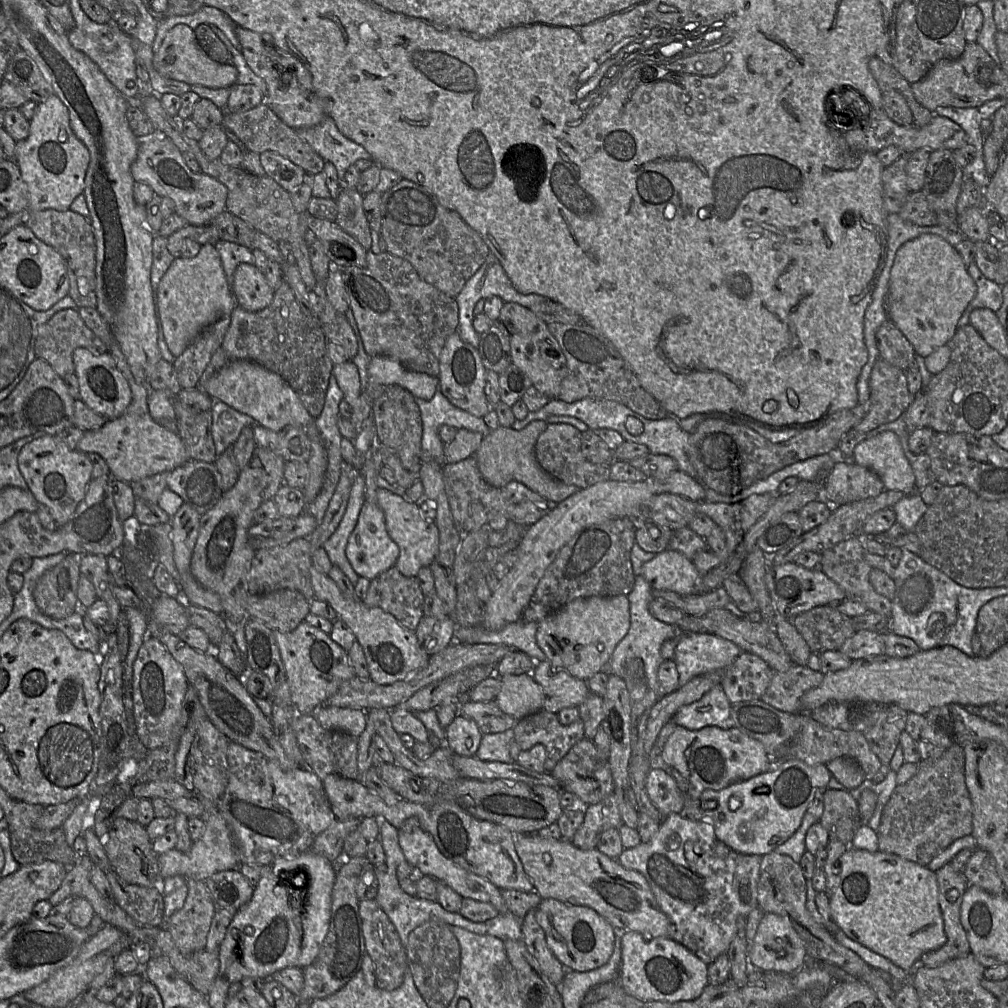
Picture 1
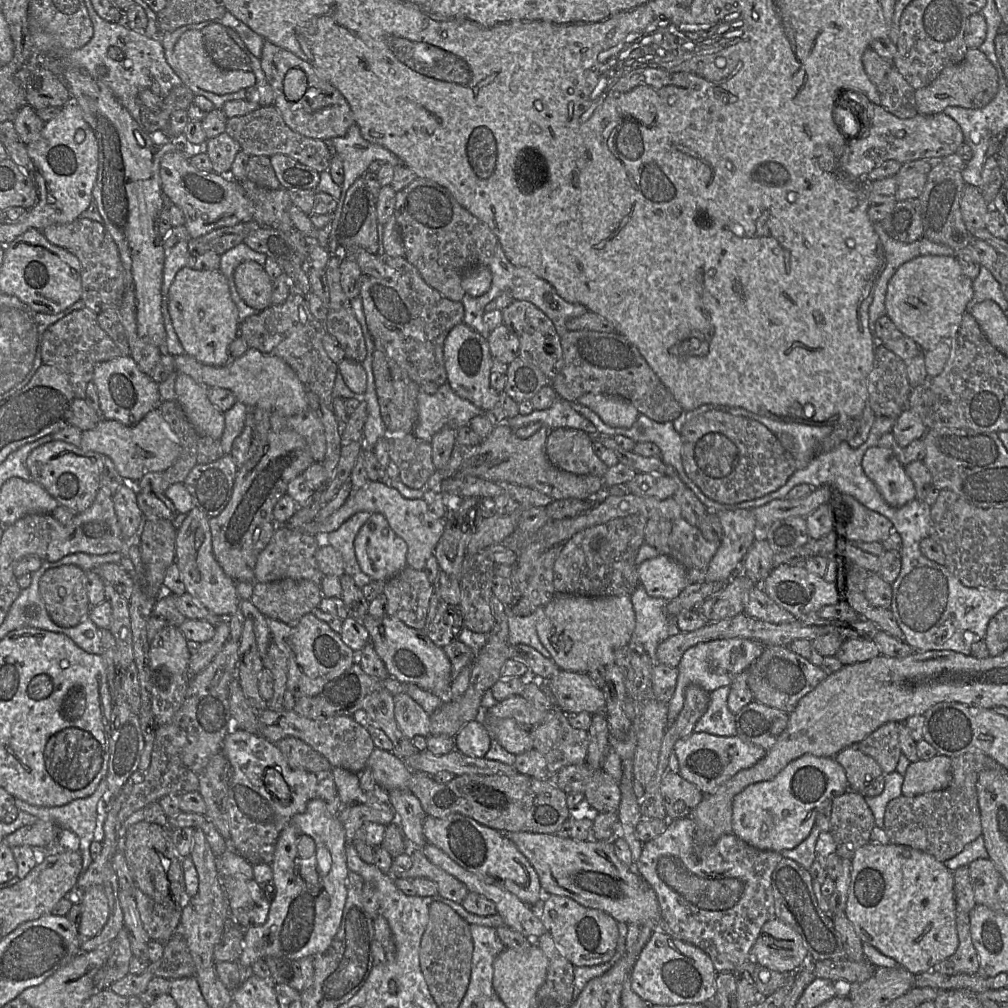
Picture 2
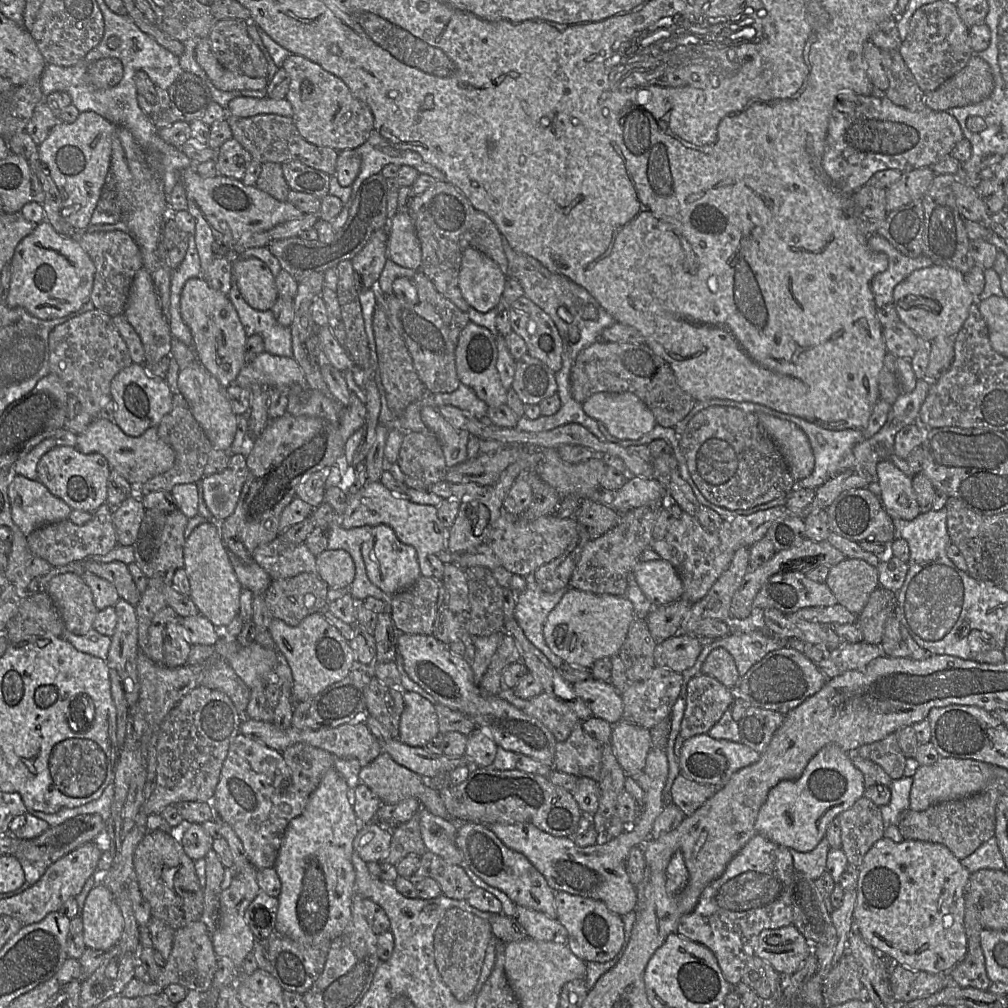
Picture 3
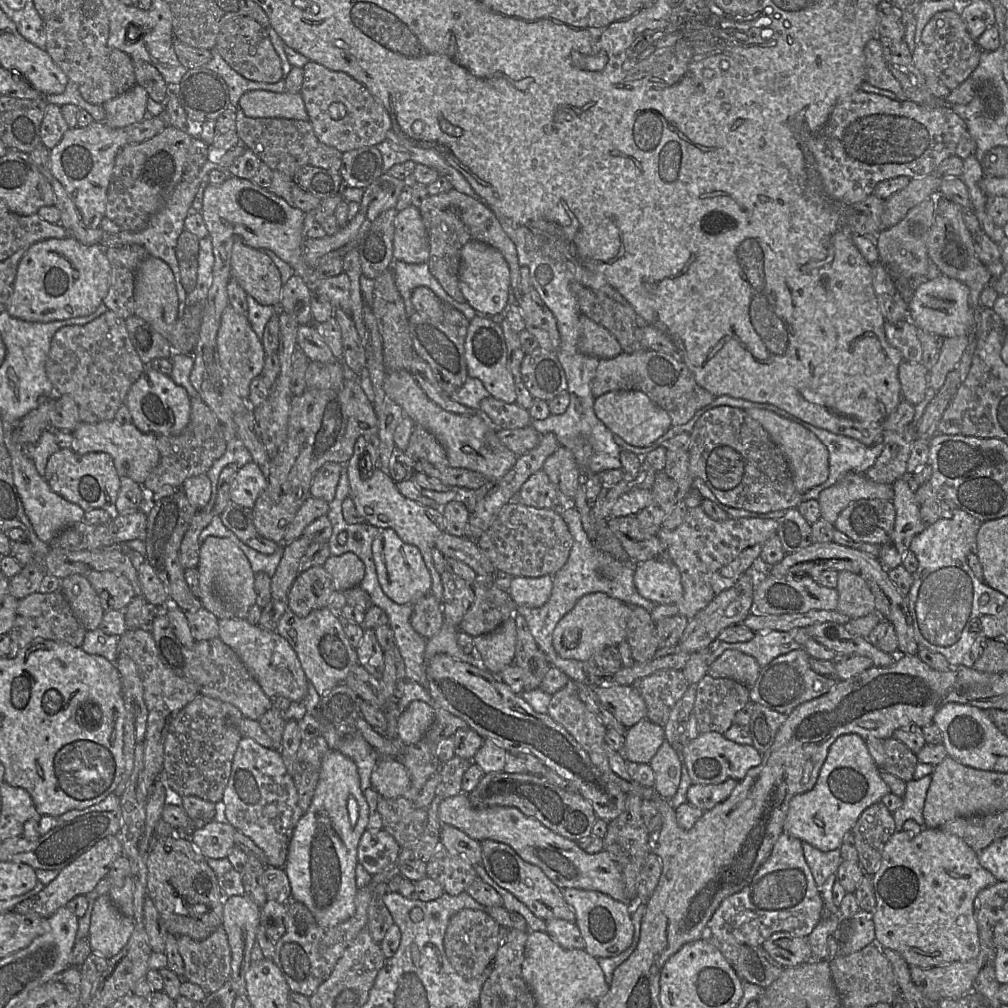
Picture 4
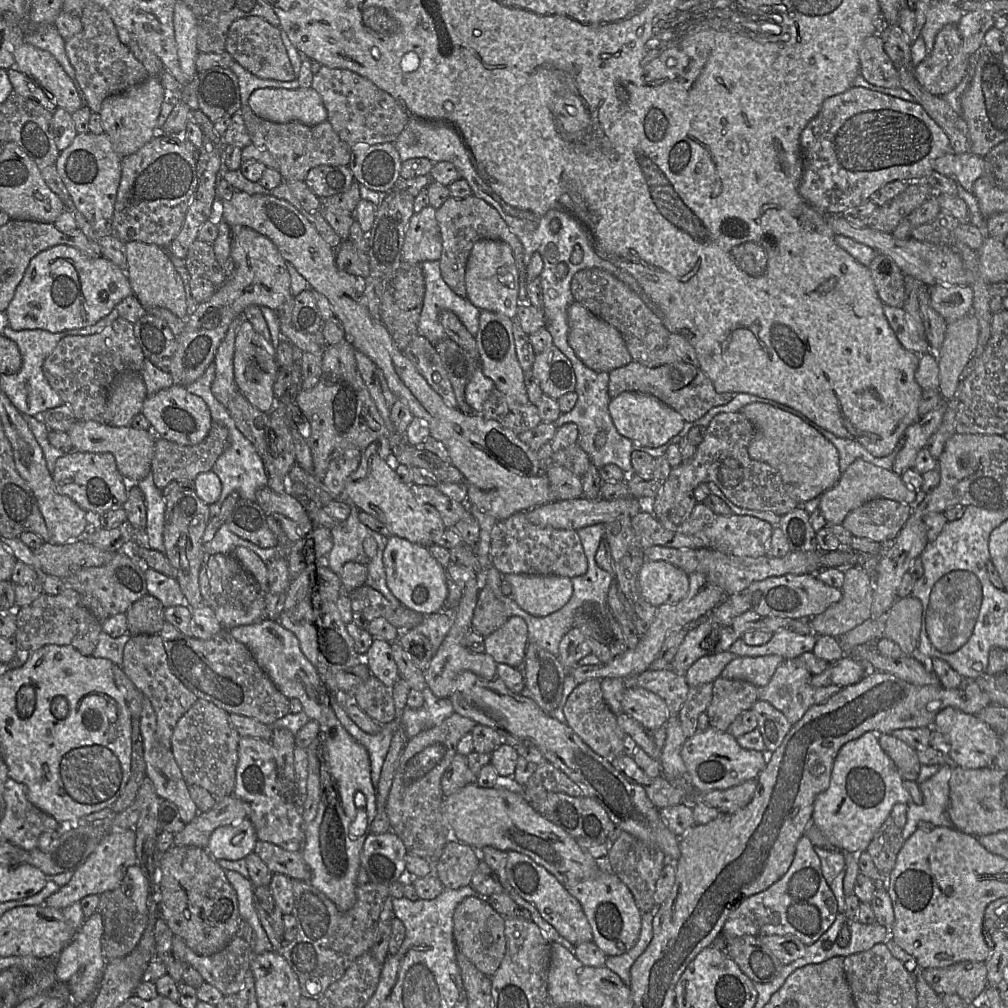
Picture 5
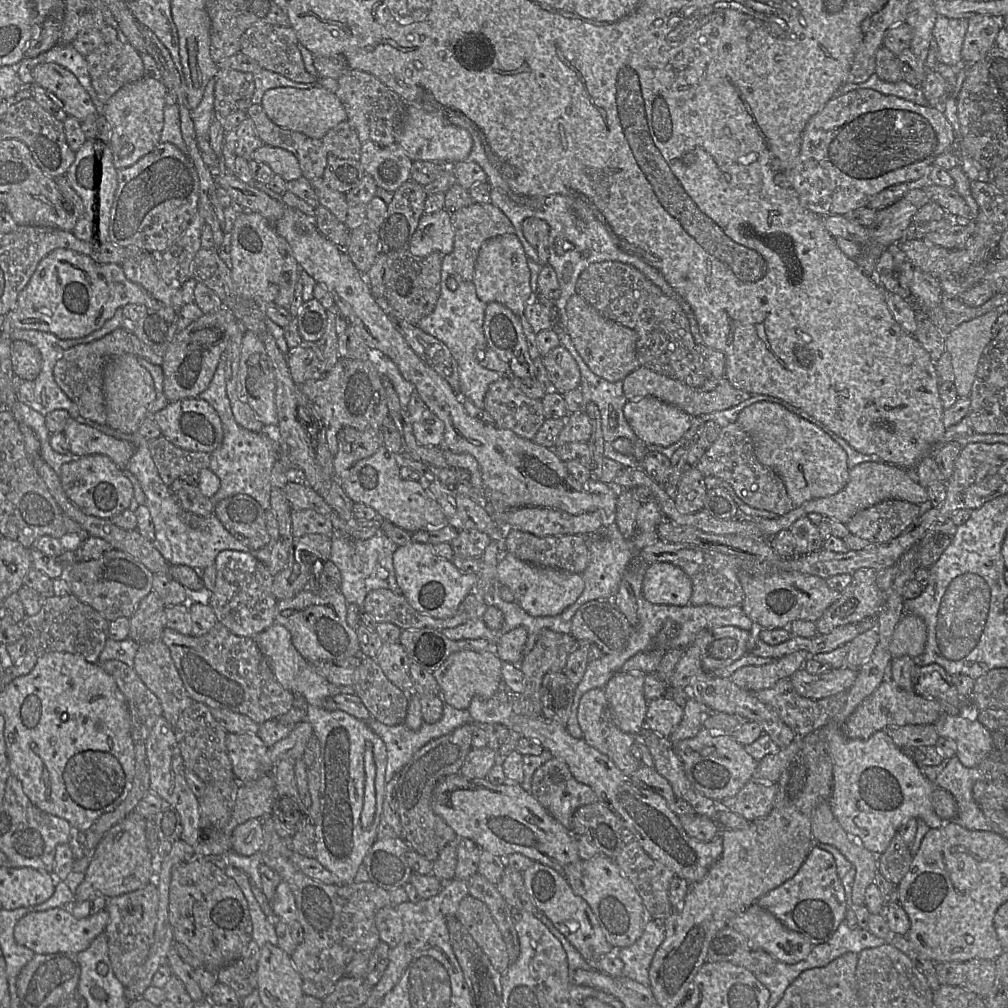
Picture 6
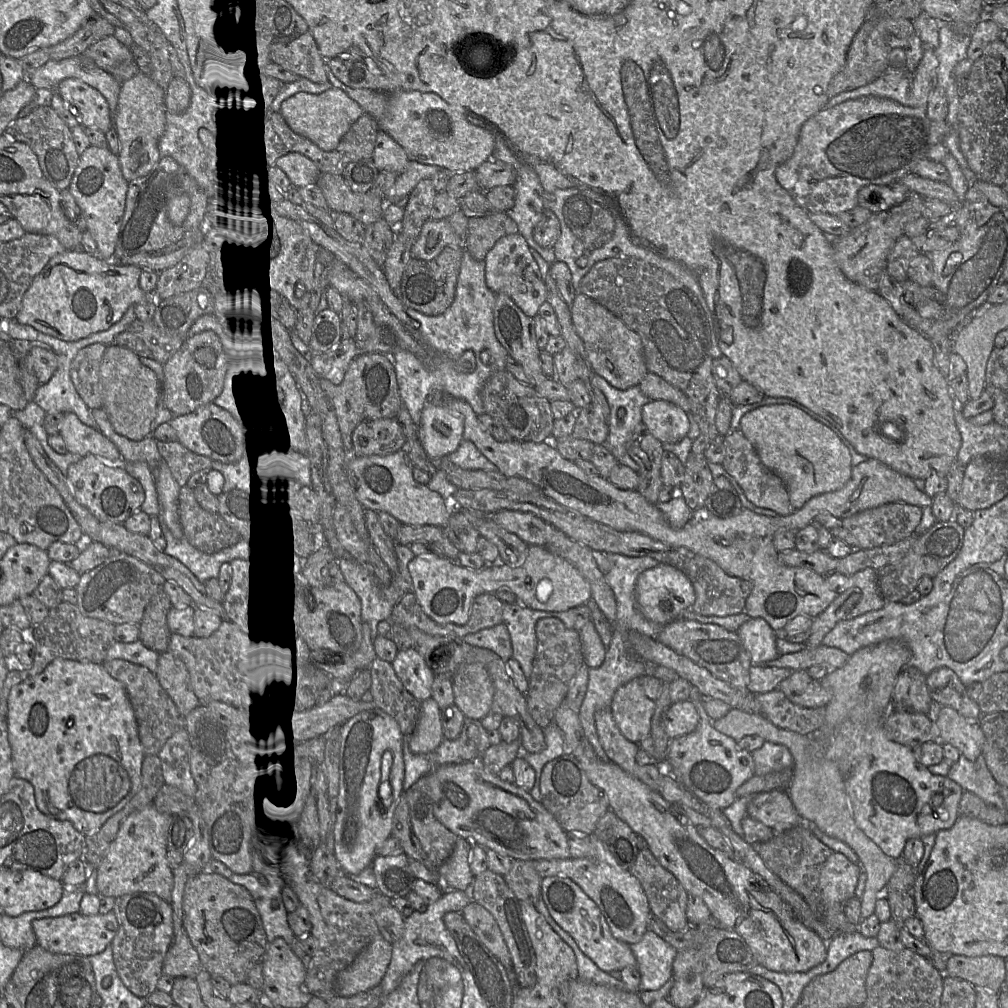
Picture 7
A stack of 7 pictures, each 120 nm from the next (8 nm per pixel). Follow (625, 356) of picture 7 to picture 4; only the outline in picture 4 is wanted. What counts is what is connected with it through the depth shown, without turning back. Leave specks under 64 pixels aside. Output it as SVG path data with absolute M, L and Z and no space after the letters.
M586 315L580 316L579 351L587 356L601 359L612 359L623 350L615 336L603 326Z

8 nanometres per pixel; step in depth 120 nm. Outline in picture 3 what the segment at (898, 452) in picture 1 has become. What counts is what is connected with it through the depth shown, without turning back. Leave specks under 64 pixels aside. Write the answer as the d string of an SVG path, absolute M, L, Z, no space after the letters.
M890 460L880 461L876 466L875 491L890 517L913 520L921 512L913 483L905 473Z

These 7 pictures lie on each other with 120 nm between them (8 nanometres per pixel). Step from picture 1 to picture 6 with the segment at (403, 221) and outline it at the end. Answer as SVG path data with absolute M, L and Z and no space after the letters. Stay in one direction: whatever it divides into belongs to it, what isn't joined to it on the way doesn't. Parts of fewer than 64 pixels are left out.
M473 203L450 214L451 224L455 233L453 256L454 274L457 282L472 281L475 263L482 244L494 237L514 234L514 228L508 217L491 203Z

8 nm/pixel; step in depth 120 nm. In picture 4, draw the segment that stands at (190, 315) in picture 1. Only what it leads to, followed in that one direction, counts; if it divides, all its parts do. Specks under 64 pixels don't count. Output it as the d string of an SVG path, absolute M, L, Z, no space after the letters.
M228 305L222 313L216 342L219 361L227 377L238 395L248 399L250 384L261 374L265 363L266 353L261 339L253 331L247 317L240 315Z

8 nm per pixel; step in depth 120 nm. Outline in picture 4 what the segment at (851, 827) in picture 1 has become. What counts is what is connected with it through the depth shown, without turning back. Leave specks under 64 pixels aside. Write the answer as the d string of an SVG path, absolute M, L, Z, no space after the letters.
M881 802L866 808L851 830L859 864L867 875L875 874L881 865L885 844L895 833L895 821Z

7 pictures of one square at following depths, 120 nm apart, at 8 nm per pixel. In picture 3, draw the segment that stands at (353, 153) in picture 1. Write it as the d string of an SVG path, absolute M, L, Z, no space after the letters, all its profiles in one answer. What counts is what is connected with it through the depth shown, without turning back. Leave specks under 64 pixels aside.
M373 130L365 143L358 147L361 157L360 172L351 185L353 192L363 180L371 175L379 174L387 164L411 166L420 174L428 174L436 181L445 181L445 175L435 166L425 162L417 152L398 150L392 147L377 131Z

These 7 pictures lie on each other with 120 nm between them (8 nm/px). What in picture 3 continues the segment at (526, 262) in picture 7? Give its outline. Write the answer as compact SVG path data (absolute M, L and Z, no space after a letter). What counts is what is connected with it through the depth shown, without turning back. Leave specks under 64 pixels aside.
M468 247L462 254L459 288L470 307L481 313L493 310L501 301L506 274L490 257Z

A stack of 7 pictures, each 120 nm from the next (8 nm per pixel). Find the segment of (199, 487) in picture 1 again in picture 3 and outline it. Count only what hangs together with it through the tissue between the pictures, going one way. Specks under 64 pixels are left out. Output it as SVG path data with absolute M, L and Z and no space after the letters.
M235 453L224 471L203 476L201 495L212 518L224 520L234 512L247 475L246 456Z

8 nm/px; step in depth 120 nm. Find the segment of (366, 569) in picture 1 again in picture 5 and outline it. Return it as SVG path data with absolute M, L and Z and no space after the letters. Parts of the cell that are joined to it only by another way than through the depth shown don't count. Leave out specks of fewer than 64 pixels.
M392 535L387 538L383 564L387 586L404 606L423 615L433 614L444 608L448 597L448 574L446 568L432 556L429 547Z

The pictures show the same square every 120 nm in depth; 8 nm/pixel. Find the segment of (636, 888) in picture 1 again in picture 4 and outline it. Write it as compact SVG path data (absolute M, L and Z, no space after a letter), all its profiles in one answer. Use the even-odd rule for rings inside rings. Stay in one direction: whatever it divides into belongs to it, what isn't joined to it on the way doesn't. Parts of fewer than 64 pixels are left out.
M664 739L650 761L655 774L654 789L659 797L670 800L677 792L681 779L682 757ZM461 792L441 801L438 806L438 819L443 824L463 831L472 839L494 840L509 845L523 860L539 867L562 890L578 888L598 891L617 901L629 902L621 872L606 850L588 854L578 846L577 842L553 832L515 807L473 806L468 793Z

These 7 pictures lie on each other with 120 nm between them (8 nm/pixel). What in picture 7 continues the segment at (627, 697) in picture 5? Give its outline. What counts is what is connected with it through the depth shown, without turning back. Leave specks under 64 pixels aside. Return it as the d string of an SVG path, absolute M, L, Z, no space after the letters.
M692 701L673 703L664 716L664 727L673 740L694 732L699 724L699 713Z

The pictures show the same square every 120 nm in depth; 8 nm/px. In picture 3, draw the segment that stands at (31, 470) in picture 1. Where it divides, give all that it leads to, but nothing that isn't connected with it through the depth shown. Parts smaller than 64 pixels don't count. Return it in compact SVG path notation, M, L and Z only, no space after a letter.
M56 445L40 458L37 465L37 480L72 509L95 512L107 503L110 471L108 460L100 453L84 454L76 447Z

